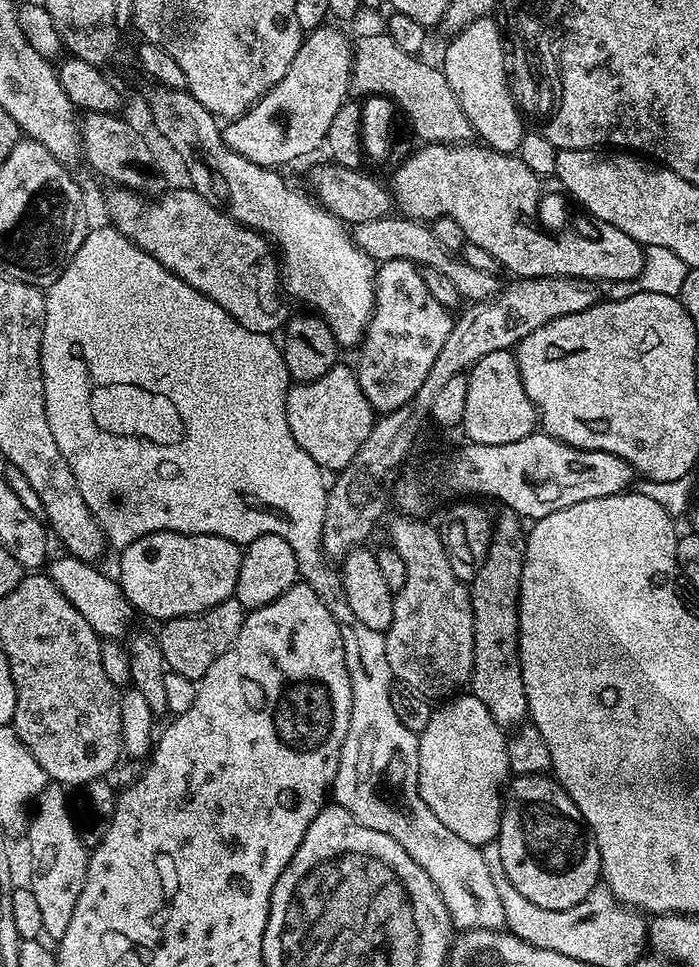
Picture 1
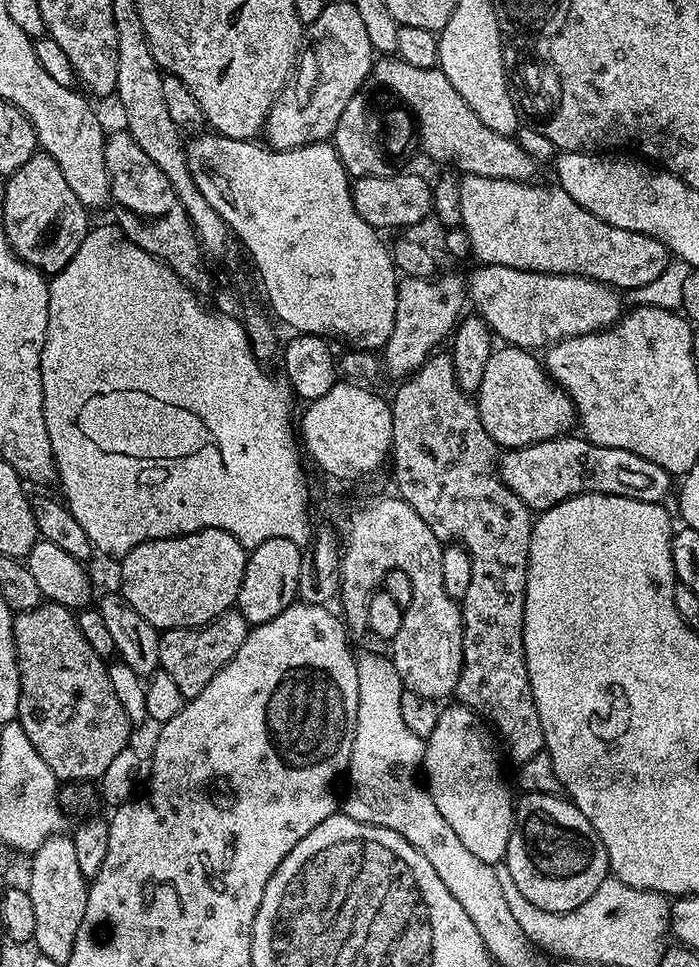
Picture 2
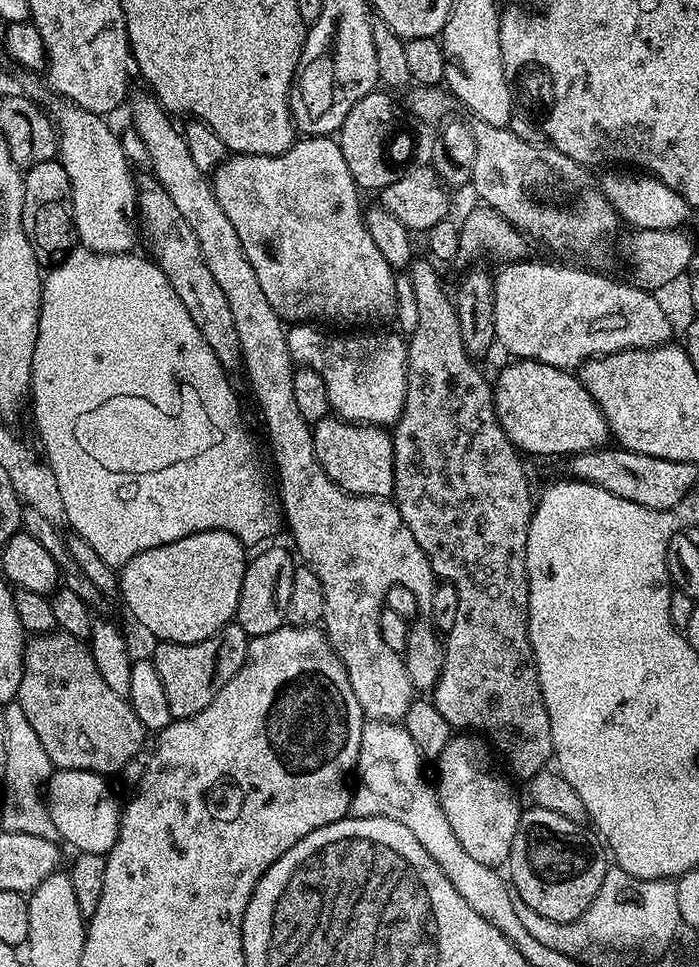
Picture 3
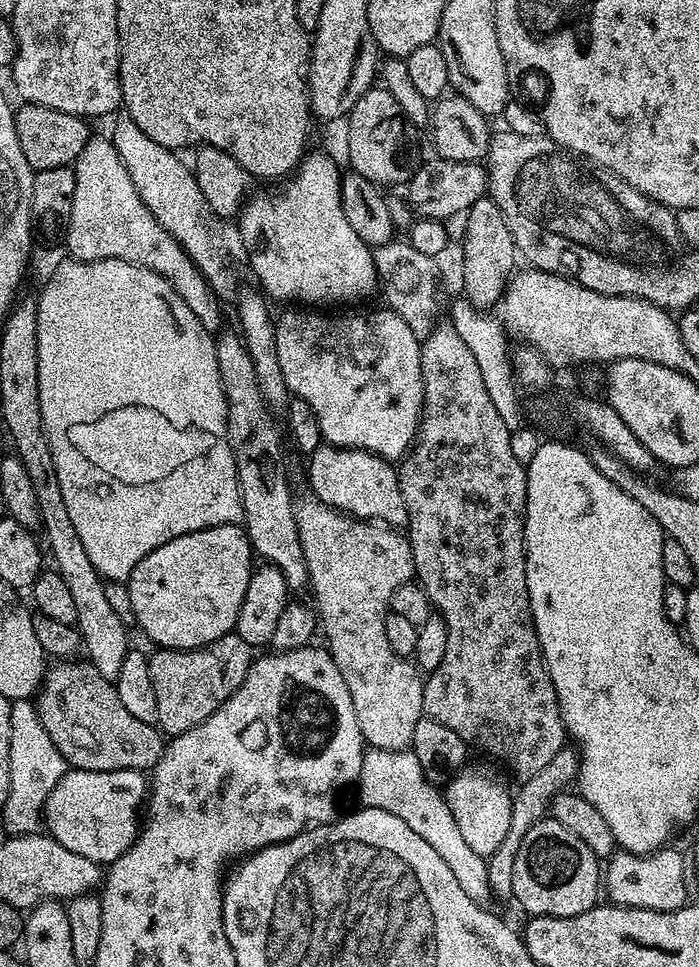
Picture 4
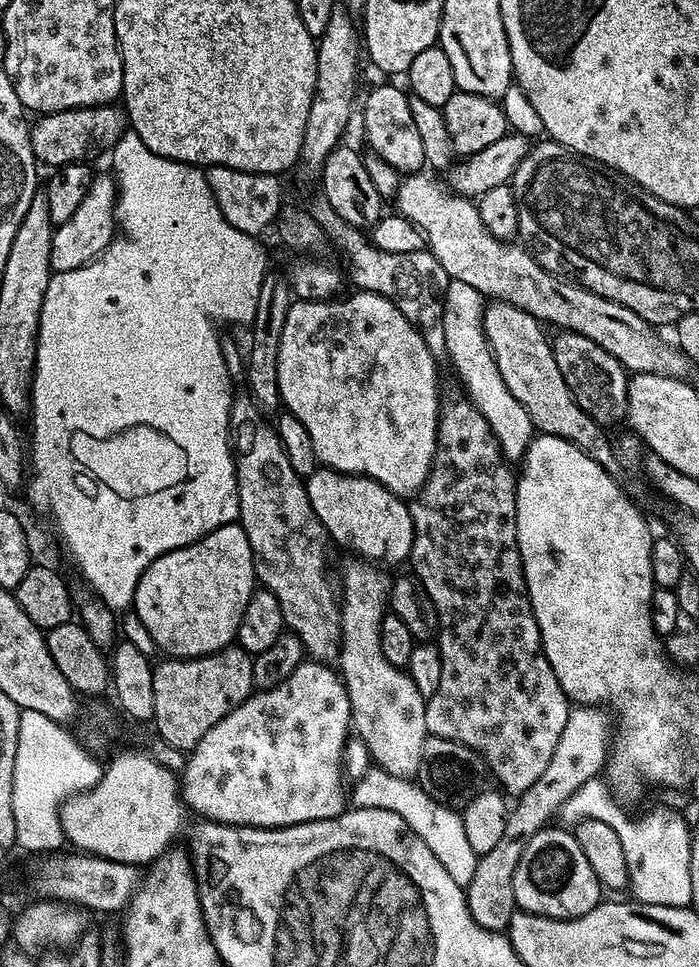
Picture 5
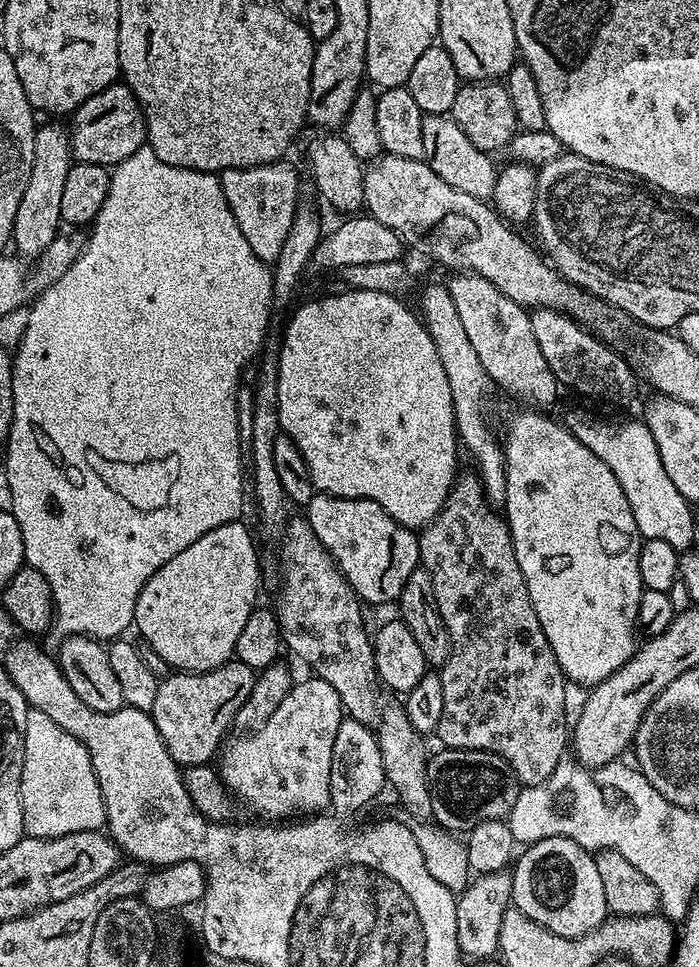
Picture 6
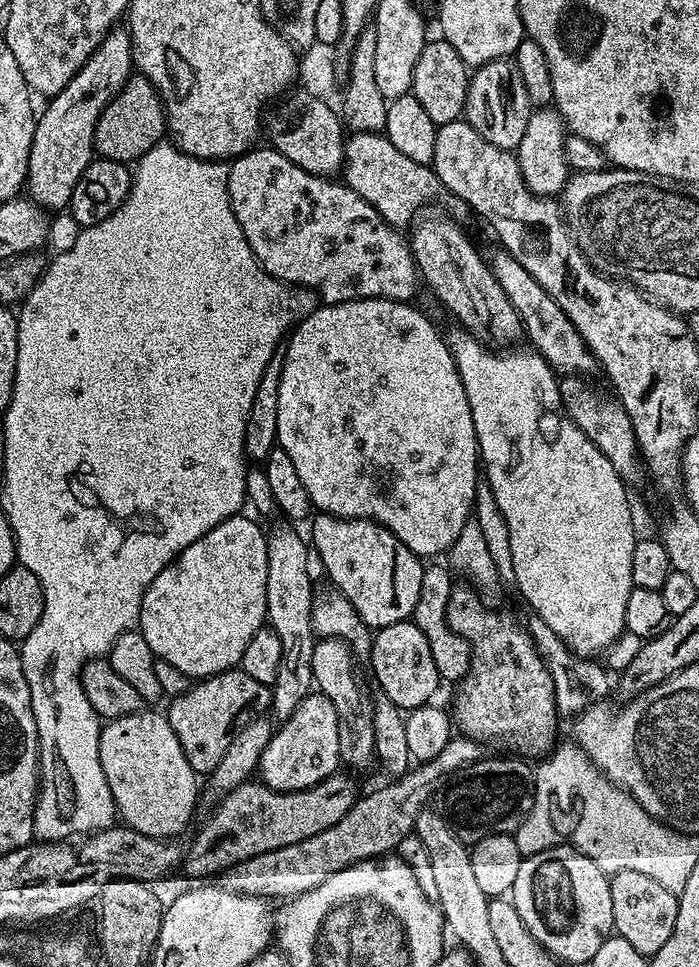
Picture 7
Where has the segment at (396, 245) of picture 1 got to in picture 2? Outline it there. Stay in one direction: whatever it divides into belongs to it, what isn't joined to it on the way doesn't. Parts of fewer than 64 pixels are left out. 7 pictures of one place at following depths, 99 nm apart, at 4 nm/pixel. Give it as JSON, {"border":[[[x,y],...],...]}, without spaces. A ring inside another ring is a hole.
{"border":[[[480,264],[466,276],[466,296],[475,311],[483,318],[488,327],[497,337],[500,336],[505,345],[513,348],[527,348],[529,350],[547,349],[559,344],[561,340],[569,340],[572,336],[581,336],[591,332],[601,332],[604,328],[611,328],[622,315],[620,300],[607,284],[599,280],[590,280],[587,276],[559,276],[545,272],[527,272],[514,270],[510,266],[497,264]]]}

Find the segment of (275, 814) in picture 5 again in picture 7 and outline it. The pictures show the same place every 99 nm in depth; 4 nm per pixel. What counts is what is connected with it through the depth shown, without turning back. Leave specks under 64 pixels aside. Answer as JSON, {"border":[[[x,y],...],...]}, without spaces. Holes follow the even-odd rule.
{"border":[[[316,690],[305,697],[297,709],[290,714],[288,720],[283,721],[273,731],[266,750],[262,750],[260,755],[258,776],[263,783],[275,792],[297,792],[322,782],[326,777],[333,775],[341,767],[341,764],[338,750],[338,716],[330,698]]]}

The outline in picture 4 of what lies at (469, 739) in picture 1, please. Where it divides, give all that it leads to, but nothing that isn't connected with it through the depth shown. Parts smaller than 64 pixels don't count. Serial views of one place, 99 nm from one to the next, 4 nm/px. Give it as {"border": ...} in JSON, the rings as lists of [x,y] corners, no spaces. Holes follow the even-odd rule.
{"border":[[[461,770],[448,781],[446,785],[446,799],[450,806],[450,814],[454,814],[454,822],[458,822],[458,831],[462,833],[462,838],[474,850],[474,854],[482,857],[489,857],[498,850],[502,843],[502,838],[506,838],[506,830],[510,830],[510,810],[512,809],[513,793],[507,792],[496,780],[491,780],[488,776],[483,776],[480,772],[468,772]]]}

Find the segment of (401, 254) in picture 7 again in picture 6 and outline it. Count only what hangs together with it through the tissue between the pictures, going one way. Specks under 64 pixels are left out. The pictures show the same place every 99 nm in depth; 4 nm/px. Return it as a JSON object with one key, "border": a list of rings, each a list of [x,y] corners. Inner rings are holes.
{"border":[[[277,162],[257,168],[225,168],[219,177],[230,214],[234,214],[238,230],[242,230],[246,242],[250,242],[250,250],[254,250],[259,260],[274,262],[284,248],[294,222],[296,206],[302,200],[299,174],[288,162]]]}

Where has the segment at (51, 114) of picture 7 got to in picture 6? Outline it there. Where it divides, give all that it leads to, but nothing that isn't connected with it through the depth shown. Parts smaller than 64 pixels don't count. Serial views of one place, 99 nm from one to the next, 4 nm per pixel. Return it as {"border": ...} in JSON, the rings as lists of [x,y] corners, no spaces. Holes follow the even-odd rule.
{"border":[[[41,123],[34,138],[34,162],[30,166],[30,182],[26,182],[26,190],[22,190],[22,202],[18,205],[18,214],[14,214],[10,244],[13,249],[16,247],[14,252],[17,257],[38,257],[46,250],[46,246],[50,246],[50,242],[61,235],[62,189],[73,163],[68,128],[60,124]]]}

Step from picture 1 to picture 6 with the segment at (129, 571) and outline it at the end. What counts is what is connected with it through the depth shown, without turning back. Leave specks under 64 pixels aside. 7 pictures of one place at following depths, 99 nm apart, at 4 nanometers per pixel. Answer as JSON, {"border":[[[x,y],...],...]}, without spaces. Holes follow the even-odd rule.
{"border":[[[233,522],[231,524],[223,524],[214,530],[210,530],[210,534],[202,534],[202,538],[198,538],[198,542],[194,542],[190,546],[186,546],[186,550],[182,550],[182,554],[174,554],[174,558],[170,558],[170,562],[166,562],[166,566],[162,566],[154,573],[146,582],[146,586],[142,586],[142,590],[138,594],[138,602],[136,603],[136,619],[134,621],[135,631],[140,631],[140,640],[149,644],[152,649],[162,658],[166,658],[169,669],[177,672],[209,672],[218,666],[227,664],[236,654],[236,643],[238,637],[241,636],[242,630],[246,627],[246,618],[250,618],[253,608],[257,607],[258,600],[256,595],[260,592],[260,556],[256,553],[256,544],[252,541],[252,536],[248,533],[248,528],[244,522]]]}

